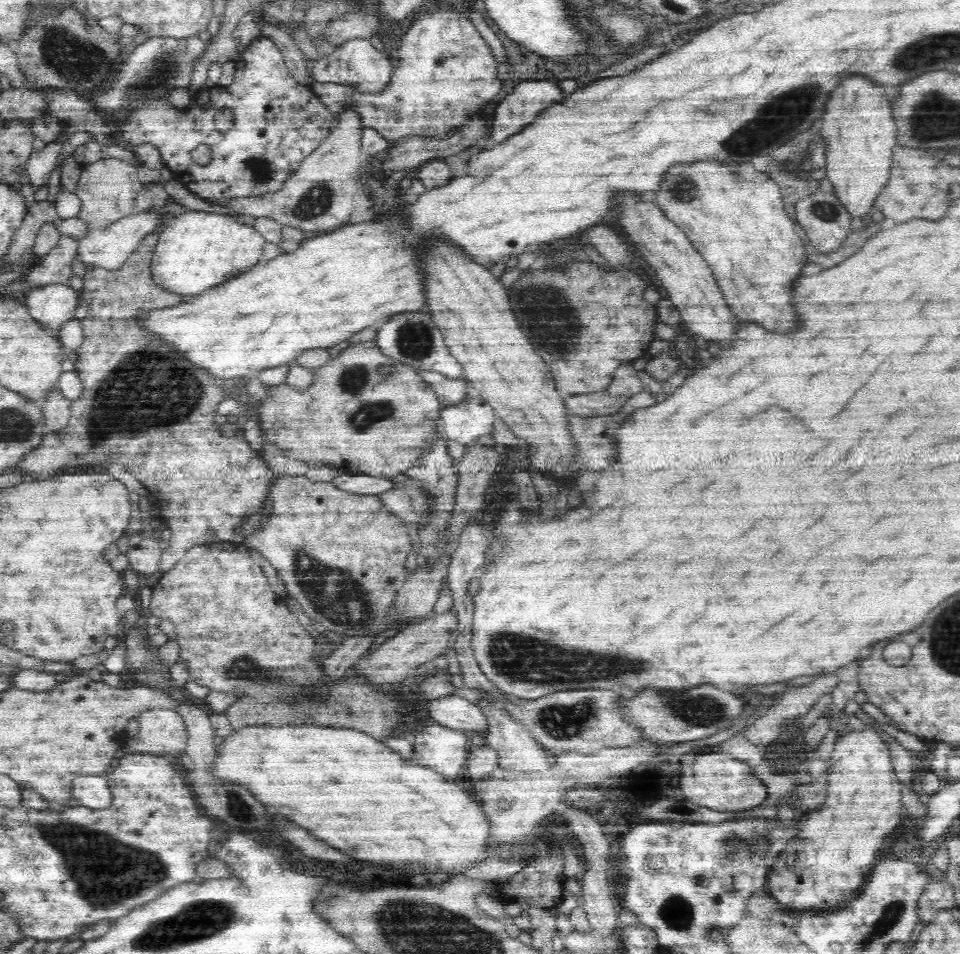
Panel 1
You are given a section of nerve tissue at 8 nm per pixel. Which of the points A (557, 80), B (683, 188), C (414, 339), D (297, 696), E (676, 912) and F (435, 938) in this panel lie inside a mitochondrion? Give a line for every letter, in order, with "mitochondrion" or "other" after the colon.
A: other
B: mitochondrion
C: mitochondrion
D: mitochondrion
E: mitochondrion
F: mitochondrion

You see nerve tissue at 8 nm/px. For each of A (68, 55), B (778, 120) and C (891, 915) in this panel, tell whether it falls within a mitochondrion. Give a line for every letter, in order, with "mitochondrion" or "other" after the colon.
A: mitochondrion
B: mitochondrion
C: mitochondrion

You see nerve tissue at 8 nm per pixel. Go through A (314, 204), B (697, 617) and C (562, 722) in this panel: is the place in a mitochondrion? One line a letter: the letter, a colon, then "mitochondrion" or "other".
A: mitochondrion
B: other
C: mitochondrion

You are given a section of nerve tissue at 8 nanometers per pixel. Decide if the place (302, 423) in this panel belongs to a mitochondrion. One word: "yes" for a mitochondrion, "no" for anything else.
no

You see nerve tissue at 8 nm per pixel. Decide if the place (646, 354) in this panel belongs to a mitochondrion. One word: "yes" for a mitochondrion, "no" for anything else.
no

